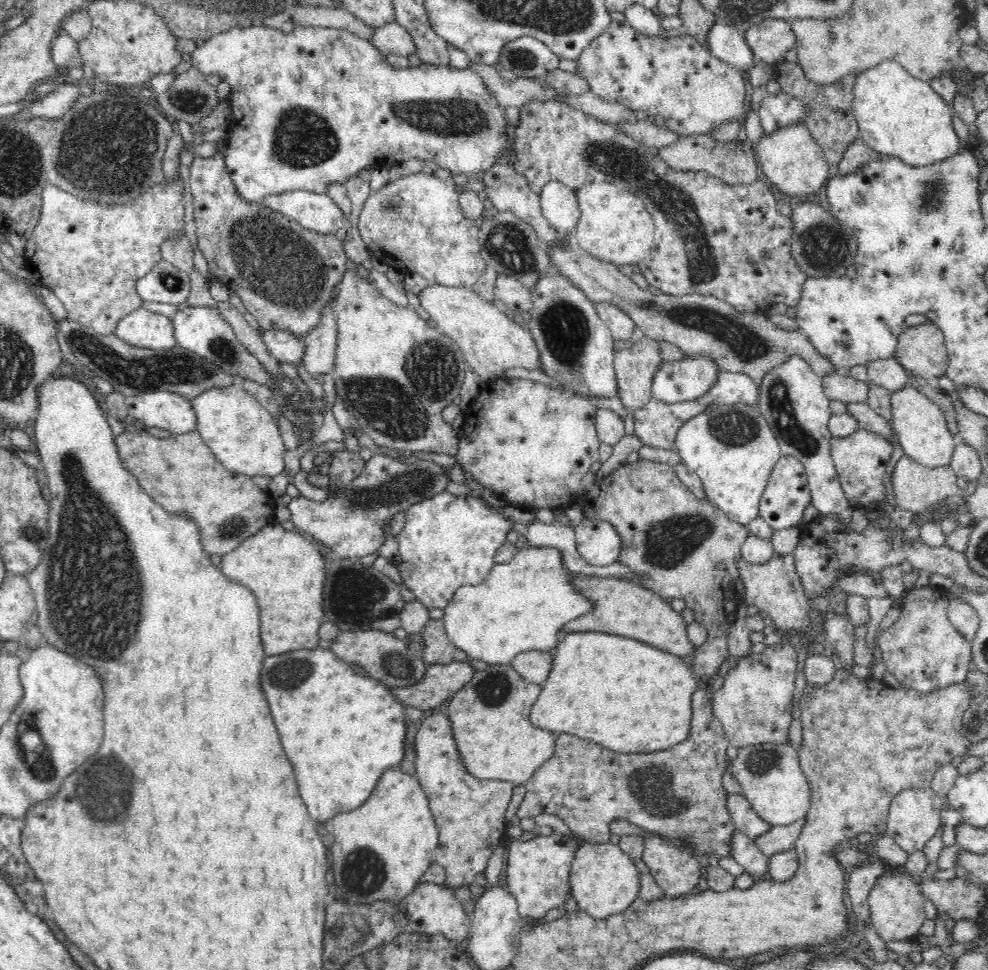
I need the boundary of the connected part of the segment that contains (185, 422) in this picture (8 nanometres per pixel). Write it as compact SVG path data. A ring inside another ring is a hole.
M164 389L125 396L132 418L148 428L168 430L171 434L195 431L197 418L189 399Z

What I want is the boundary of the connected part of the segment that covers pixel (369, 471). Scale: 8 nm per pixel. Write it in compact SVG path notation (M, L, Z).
M377 453L372 454L371 459L365 462L364 470L360 472L360 476L348 484L345 497L333 498L330 496L324 502L308 500L303 496L293 497L287 507L292 515L294 528L302 529L304 533L312 535L319 544L330 547L333 551L333 557L360 559L378 553L385 542L385 538L389 535L387 528L395 513L407 511L412 503L420 499L446 491L449 481L451 480L446 475L446 466L440 466L432 461L422 459L418 459L413 464L406 464L398 461L398 459Z

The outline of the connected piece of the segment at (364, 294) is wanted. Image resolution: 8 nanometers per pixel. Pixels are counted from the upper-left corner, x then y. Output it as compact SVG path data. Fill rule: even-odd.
M346 271L343 279L339 282L336 290L335 305L333 306L336 315L337 345L335 350L335 367L330 373L335 380L336 395L345 406L345 409L356 419L359 424L360 433L366 433L378 446L387 446L396 449L401 453L412 453L413 451L434 452L434 454L452 454L459 443L458 432L452 429L451 423L442 419L441 411L454 402L459 396L460 388L464 382L464 375L468 368L463 351L448 336L444 335L431 322L422 320L415 310L398 306L388 300L374 285L368 283L357 271Z

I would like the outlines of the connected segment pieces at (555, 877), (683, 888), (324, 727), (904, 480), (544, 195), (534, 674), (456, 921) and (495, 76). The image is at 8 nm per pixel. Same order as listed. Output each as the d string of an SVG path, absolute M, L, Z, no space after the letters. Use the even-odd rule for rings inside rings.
M554 832L549 836L538 835L529 841L506 837L504 843L507 852L507 886L504 889L515 898L520 916L529 916L537 922L548 914L548 910L564 906L565 900L571 896L567 880L569 868L576 849L580 846L574 836L568 837Z
M652 833L644 836L642 860L666 897L676 898L696 891L701 867L695 853Z
M322 648L312 649L300 649L296 651L289 651L288 653L282 653L274 656L265 656L260 669L260 684L262 684L263 696L266 696L268 704L270 704L270 714L274 718L274 724L278 728L278 734L280 734L280 742L284 746L284 752L294 768L294 776L296 776L296 782L298 782L298 788L300 788L300 796L310 812L310 816L316 820L316 822L324 822L328 824L328 821L332 816L336 816L338 812L344 812L346 810L352 810L354 806L360 806L370 794L372 794L372 788L376 788L376 774L380 774L380 766L394 766L394 764L400 764L404 756L403 744L404 736L406 736L406 723L405 714L406 707L399 704L396 701L395 696L389 692L388 685L373 679L370 677L364 677L354 674L353 665L346 664L345 662L336 659L336 655L332 654L332 650L323 650Z
M902 456L892 472L892 490L896 504L902 510L912 513L926 512L928 508L942 504L946 499L956 492L956 479L953 468L949 465L943 467L927 467L908 456Z
M552 181L539 192L540 208L549 225L561 236L574 231L580 218L576 193L560 182Z
M530 650L519 653L509 664L518 674L530 683L542 684L551 669L552 654Z
M420 882L415 889L405 896L408 905L409 923L416 933L425 935L444 935L448 940L457 943L469 935L469 924L467 912L464 905L456 899L454 888L440 883Z
M470 62L471 70L474 70L483 78L488 90L495 94L497 102L506 108L520 108L536 98L538 102L544 100L558 100L559 92L554 90L544 80L536 84L532 79L519 78L518 81L506 81L496 70L496 66L480 65Z

